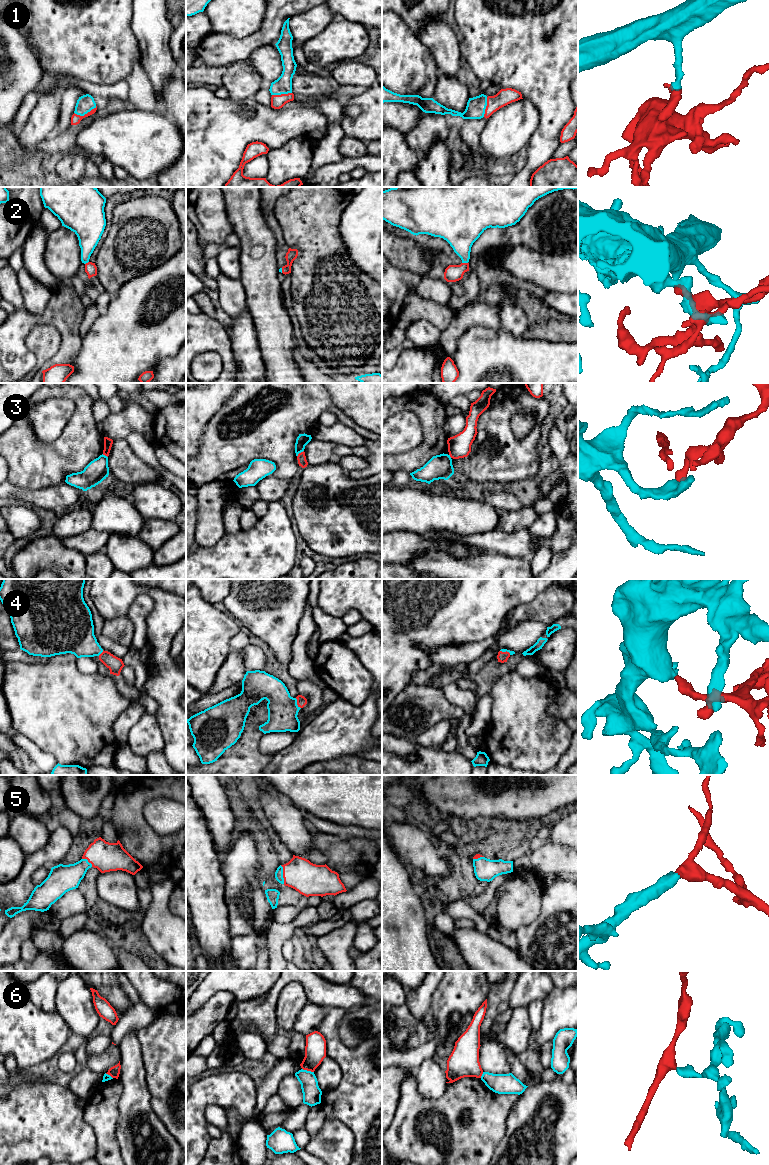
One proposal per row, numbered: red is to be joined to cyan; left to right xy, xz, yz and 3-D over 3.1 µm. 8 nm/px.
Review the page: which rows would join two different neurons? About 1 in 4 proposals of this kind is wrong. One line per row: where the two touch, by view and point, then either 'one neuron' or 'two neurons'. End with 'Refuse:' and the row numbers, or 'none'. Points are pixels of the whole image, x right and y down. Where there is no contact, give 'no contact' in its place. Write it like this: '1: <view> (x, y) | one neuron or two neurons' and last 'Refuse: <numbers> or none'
1: xy (85, 113) | one neuron
2: yz (465, 262) | one neuron
3: xz (299, 452) | two neurons
4: xz (296, 703) | one neuron
5: xz (282, 874) | one neuron
6: xz (308, 1071) | two neurons
Refuse: 3, 6

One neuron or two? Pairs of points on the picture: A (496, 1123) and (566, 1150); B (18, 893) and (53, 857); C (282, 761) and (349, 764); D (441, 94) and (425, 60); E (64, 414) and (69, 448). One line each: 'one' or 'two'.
A: two
B: one
C: two
D: two
E: two

